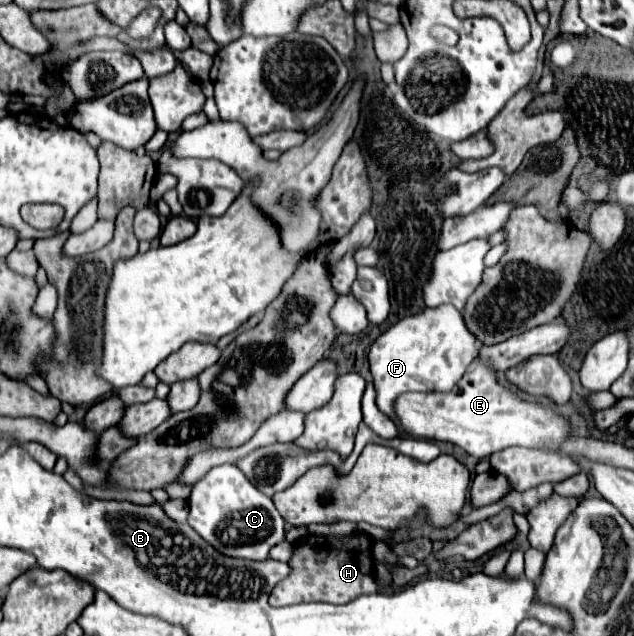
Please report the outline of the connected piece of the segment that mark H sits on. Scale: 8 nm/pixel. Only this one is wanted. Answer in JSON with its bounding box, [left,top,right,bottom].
[269,533,393,607]

